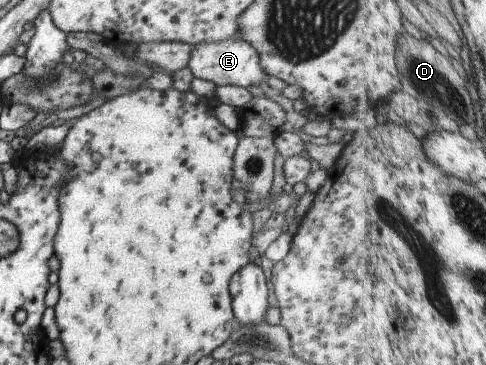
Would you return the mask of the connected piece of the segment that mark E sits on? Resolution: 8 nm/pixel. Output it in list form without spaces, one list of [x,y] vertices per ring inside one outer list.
[[[237,36],[217,41],[217,43],[191,45],[187,67],[189,67],[192,77],[195,77],[195,79],[211,81],[213,85],[237,85],[237,87],[243,89],[250,85],[259,85],[261,81],[265,80],[265,75],[267,75],[259,67],[257,53],[249,47],[246,41]]]

